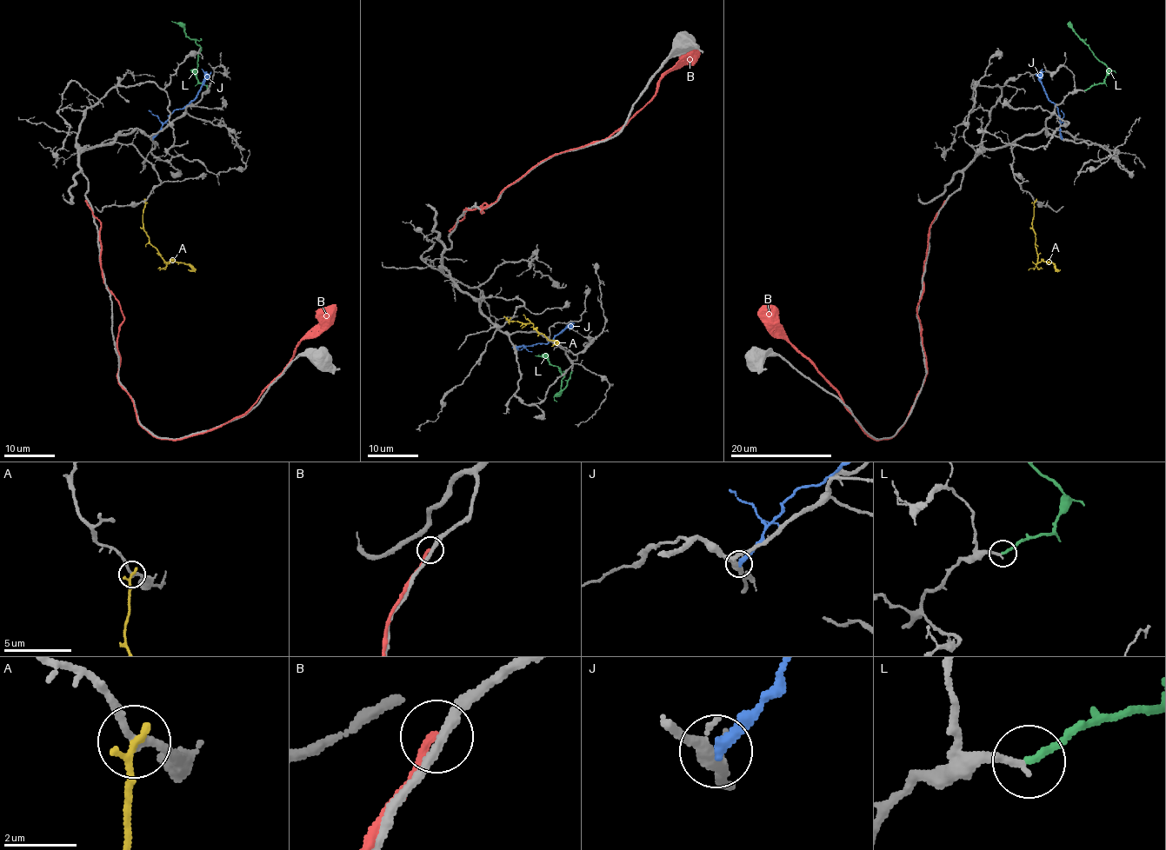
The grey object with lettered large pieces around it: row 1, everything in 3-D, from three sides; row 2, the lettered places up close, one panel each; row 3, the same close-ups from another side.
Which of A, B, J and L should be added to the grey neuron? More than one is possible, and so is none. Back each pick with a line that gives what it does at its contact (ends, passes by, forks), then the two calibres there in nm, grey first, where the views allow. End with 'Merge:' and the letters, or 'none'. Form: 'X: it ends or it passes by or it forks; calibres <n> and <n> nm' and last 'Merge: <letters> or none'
L: it ends; calibres 220 and 200 nm
Merge: L

